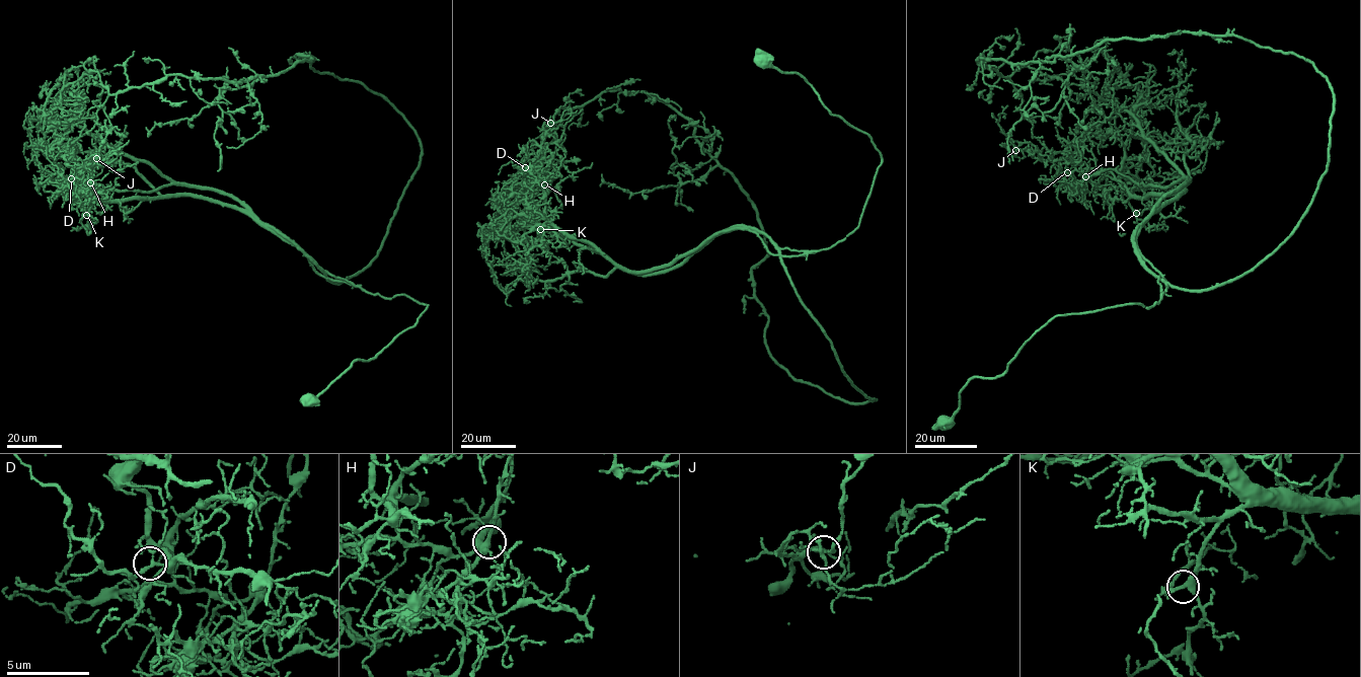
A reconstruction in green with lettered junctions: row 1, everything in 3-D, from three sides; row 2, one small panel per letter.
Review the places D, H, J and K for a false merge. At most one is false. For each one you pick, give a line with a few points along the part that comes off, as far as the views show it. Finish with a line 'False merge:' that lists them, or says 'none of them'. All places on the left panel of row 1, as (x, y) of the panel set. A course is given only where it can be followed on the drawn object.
J: foreign part runs (96, 158), (75, 174), (98, 198), (218, 200), (245, 210), (295, 244), (319, 274), (353, 288), (348, 277)
False merge: J

